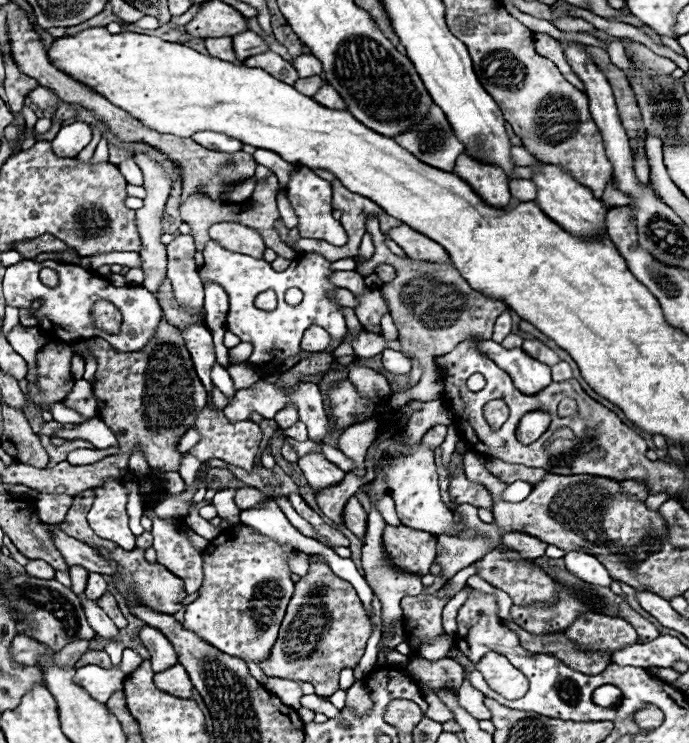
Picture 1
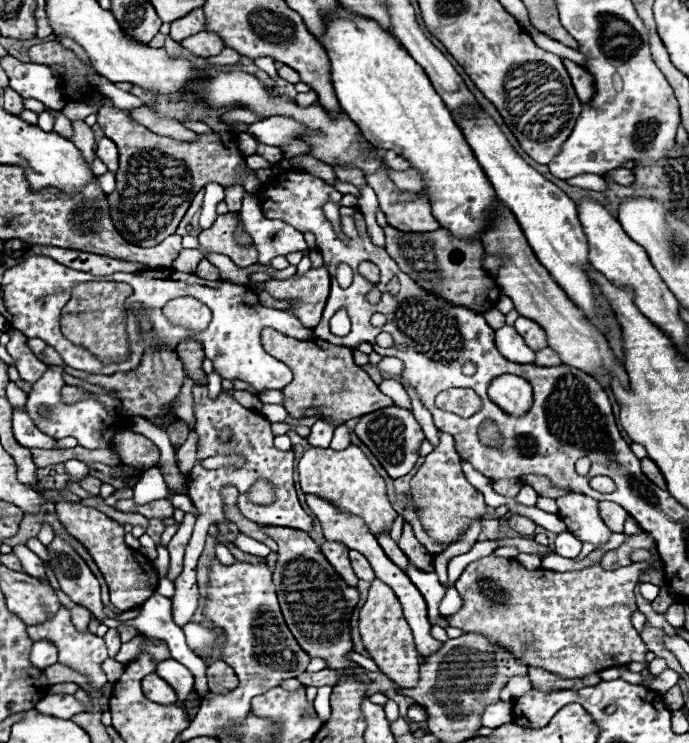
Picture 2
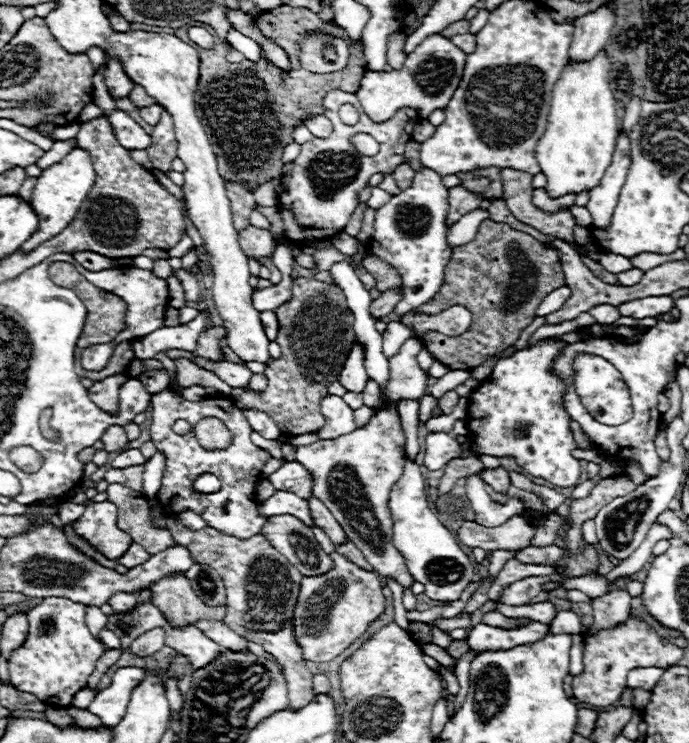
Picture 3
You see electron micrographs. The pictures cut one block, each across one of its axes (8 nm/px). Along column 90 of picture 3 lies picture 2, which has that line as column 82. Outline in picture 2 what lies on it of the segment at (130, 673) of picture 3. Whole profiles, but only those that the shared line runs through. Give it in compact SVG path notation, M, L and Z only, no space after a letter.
M48 694L36 704L36 710L48 716L70 720L72 714L84 712L86 706L80 700L76 700L76 696L70 694Z

